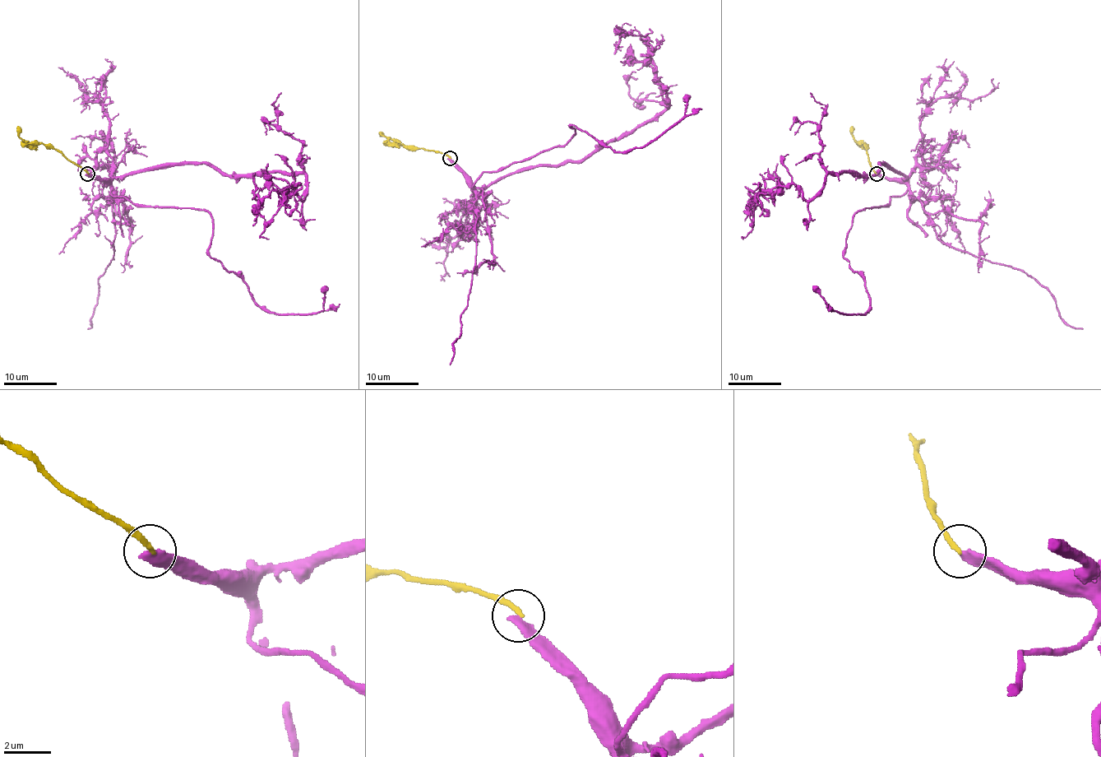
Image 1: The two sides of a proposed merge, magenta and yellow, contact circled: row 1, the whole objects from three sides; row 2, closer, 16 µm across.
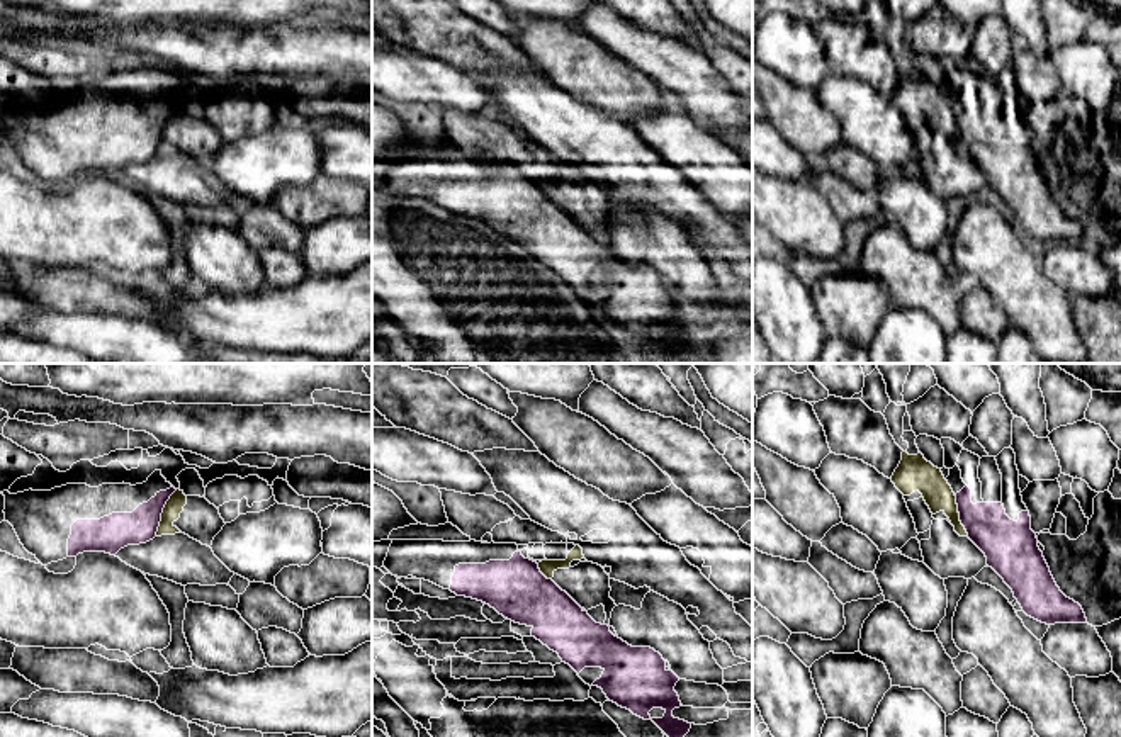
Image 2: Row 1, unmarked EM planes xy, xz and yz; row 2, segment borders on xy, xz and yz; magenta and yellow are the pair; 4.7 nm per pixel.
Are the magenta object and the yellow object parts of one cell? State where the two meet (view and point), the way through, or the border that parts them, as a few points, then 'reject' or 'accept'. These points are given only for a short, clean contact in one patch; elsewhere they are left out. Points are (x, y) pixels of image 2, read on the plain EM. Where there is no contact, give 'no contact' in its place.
meets magenta in xy at (162, 131); border along xy (177, 109), (163, 128), (155, 155); reject

